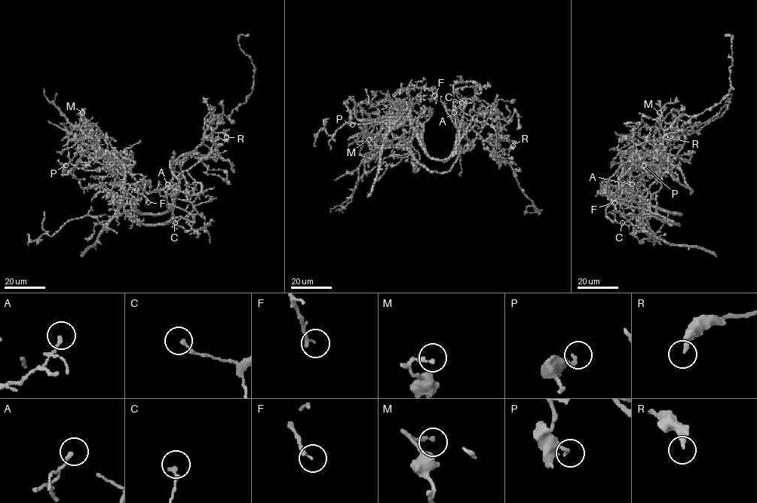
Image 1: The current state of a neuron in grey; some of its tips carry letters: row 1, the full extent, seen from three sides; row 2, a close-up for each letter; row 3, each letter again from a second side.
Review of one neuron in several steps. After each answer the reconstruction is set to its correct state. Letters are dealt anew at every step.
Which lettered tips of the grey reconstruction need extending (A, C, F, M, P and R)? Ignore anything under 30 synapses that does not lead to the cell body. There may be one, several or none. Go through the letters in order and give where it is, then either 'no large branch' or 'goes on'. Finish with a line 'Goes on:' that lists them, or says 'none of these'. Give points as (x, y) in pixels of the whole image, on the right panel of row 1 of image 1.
A: place (632, 184); no large branch
C: place (622, 222); no large branch
F: place (614, 202); no large branch
M: place (659, 112); no large branch
P: place (644, 165); no large branch
R: place (665, 136); no large branch
Goes on: none of these

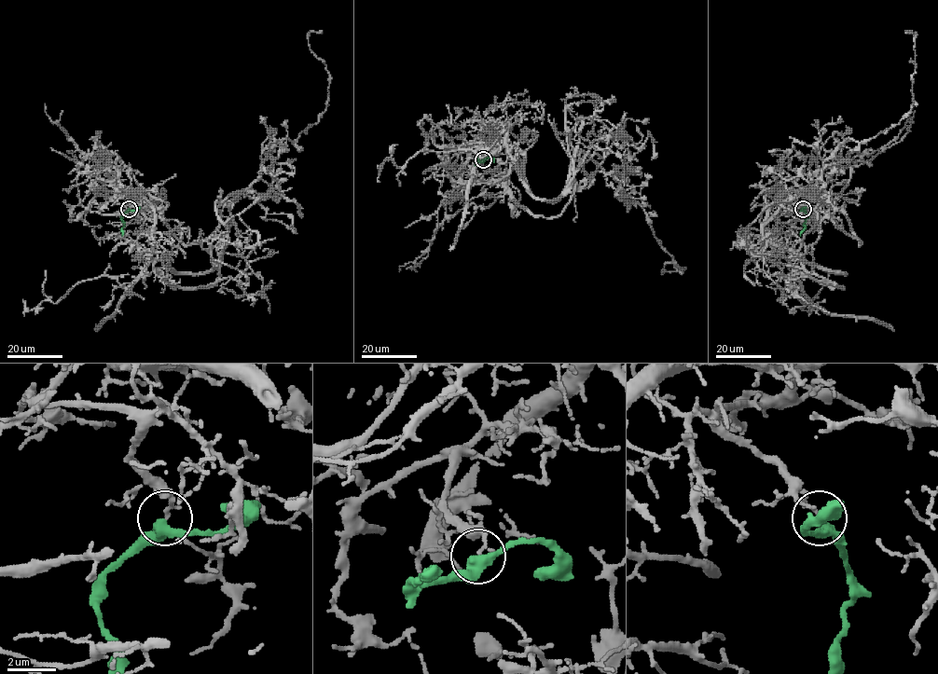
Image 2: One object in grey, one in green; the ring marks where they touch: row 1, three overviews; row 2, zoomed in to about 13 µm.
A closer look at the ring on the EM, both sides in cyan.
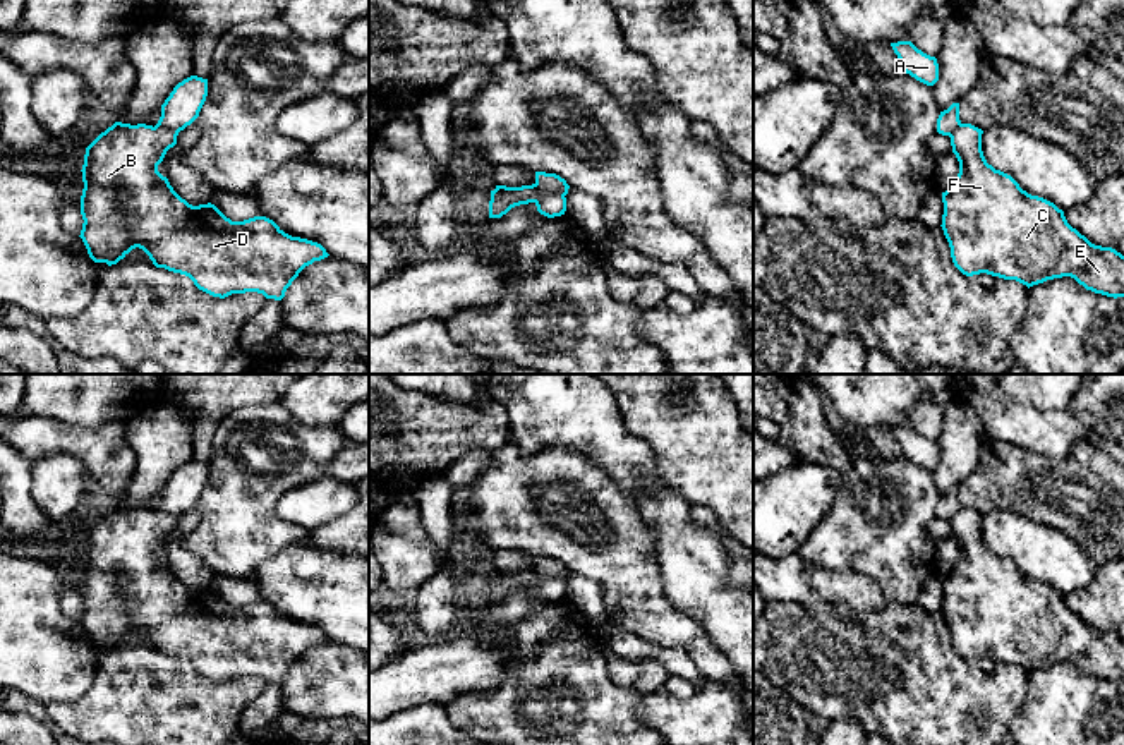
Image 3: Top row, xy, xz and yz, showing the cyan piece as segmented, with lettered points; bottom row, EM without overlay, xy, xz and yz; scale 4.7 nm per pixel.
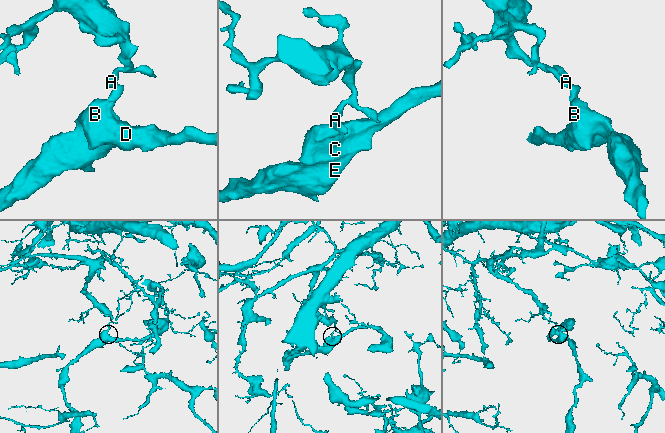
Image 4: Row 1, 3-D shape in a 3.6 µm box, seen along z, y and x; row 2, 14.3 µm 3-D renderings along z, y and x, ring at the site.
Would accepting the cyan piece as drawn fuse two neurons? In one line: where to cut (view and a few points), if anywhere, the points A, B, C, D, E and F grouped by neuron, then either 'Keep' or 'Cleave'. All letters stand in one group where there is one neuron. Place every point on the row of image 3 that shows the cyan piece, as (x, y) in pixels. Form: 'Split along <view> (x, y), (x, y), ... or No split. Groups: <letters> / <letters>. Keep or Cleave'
Split along xz (534, 184), (563, 196). Groups: A / B C D E F. Cleave

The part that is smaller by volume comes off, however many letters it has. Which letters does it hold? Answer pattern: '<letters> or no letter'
B, C, D, E, F

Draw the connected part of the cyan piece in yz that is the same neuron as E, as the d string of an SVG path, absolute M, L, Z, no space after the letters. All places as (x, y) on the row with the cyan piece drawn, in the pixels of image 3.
M959 124L949 136L959 161L954 184L942 192L942 230L954 266L966 276L987 273L1016 280L1028 288L1047 280L1071 276L1086 290L1124 297L1124 256L1112 247L1091 244L1073 228L1054 203L1031 196L1007 173L987 163L982 151L983 130Z

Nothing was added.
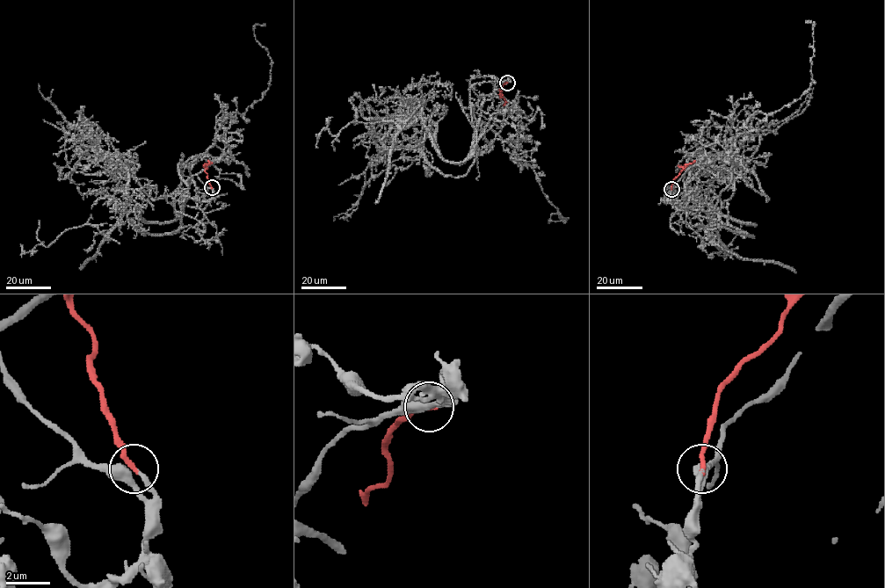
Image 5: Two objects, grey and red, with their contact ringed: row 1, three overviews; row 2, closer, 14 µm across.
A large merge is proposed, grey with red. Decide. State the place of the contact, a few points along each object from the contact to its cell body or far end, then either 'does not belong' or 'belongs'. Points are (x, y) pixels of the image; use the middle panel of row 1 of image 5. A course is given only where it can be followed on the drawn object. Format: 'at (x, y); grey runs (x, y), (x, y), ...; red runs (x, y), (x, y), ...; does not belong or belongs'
at (507, 83); grey runs (506, 82), (475, 105), (476, 156), (467, 171), (443, 175), (413, 149), (381, 151), (348, 221); red runs (506, 82), (500, 91), (505, 100), (503, 105); belongs

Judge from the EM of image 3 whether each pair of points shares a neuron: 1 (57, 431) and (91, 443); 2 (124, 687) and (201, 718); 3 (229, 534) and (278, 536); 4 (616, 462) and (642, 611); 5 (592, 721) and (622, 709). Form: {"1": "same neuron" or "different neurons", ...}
{"1": "same neuron", "2": "same neuron", "3": "same neuron", "4": "different neurons", "5": "same neuron"}

